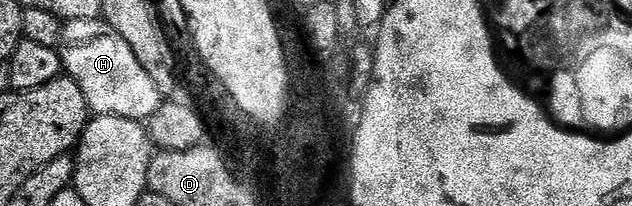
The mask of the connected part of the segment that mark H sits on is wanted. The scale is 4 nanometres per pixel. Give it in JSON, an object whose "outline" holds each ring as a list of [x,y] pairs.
{"outline":[[[100,18],[65,21],[58,49],[63,73],[82,88],[82,96],[86,96],[86,104],[93,115],[113,114],[144,122],[158,112],[162,101],[158,88],[150,76],[146,76],[142,64],[138,64],[138,56],[130,52],[130,44],[126,44],[107,22]]]}

